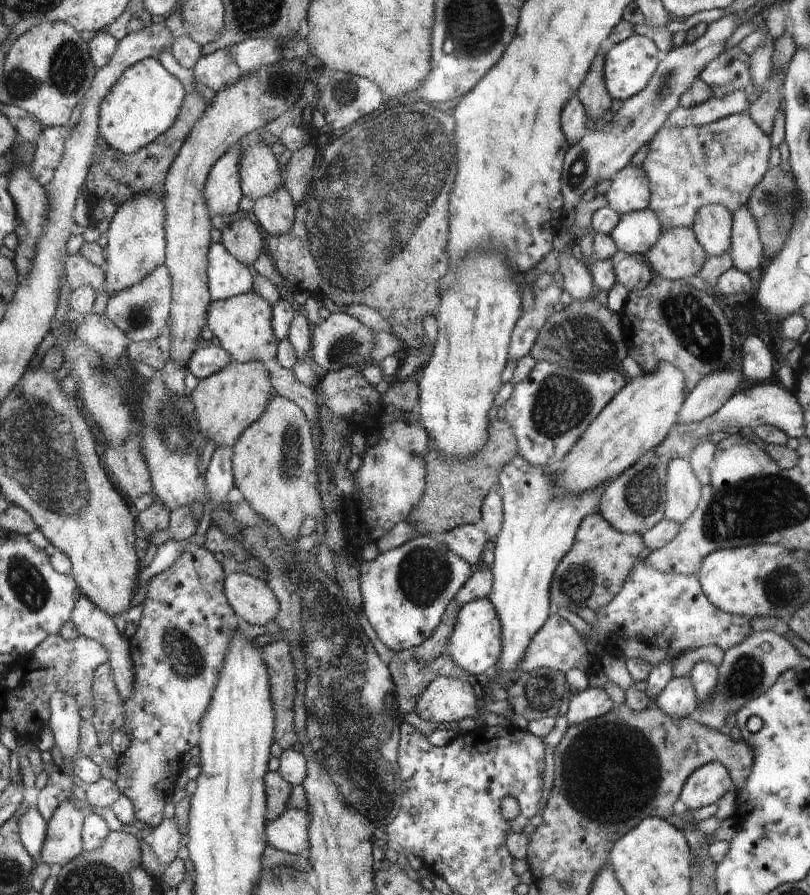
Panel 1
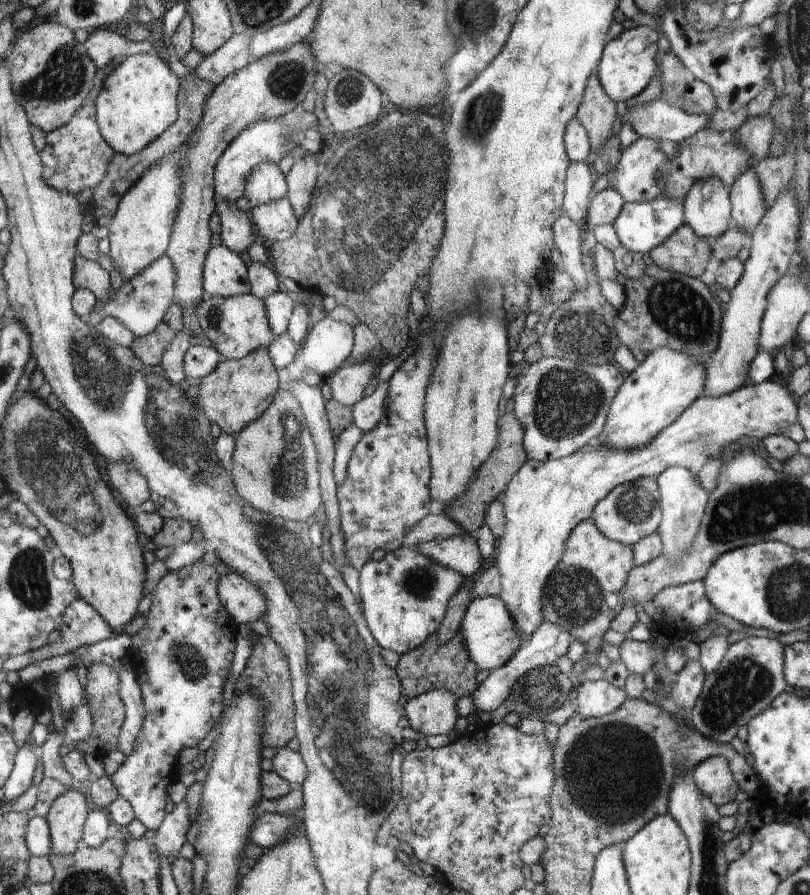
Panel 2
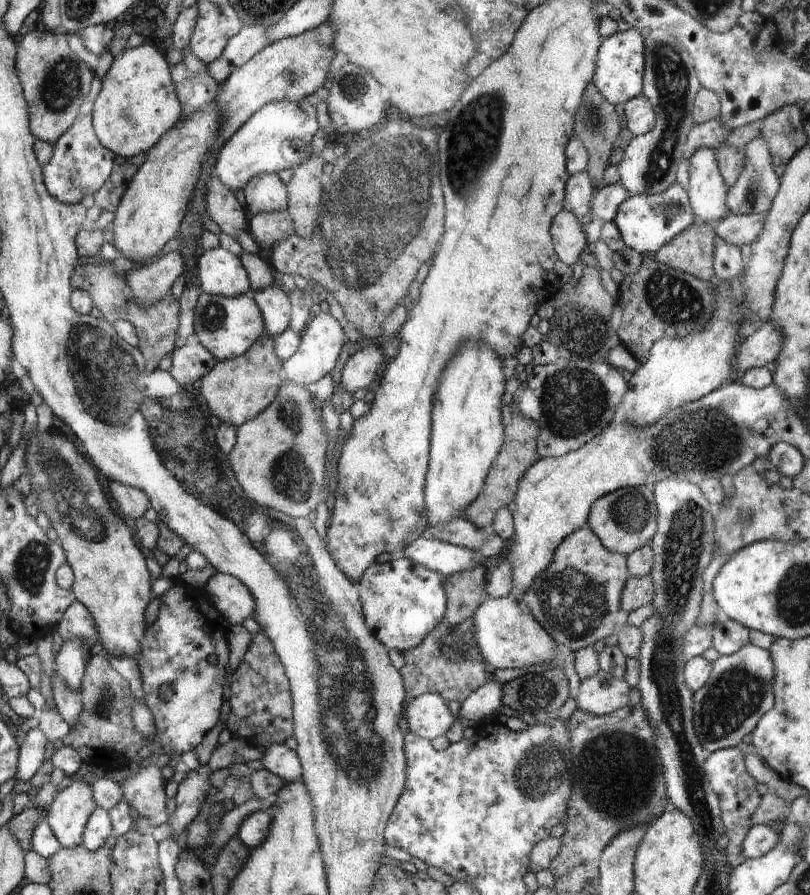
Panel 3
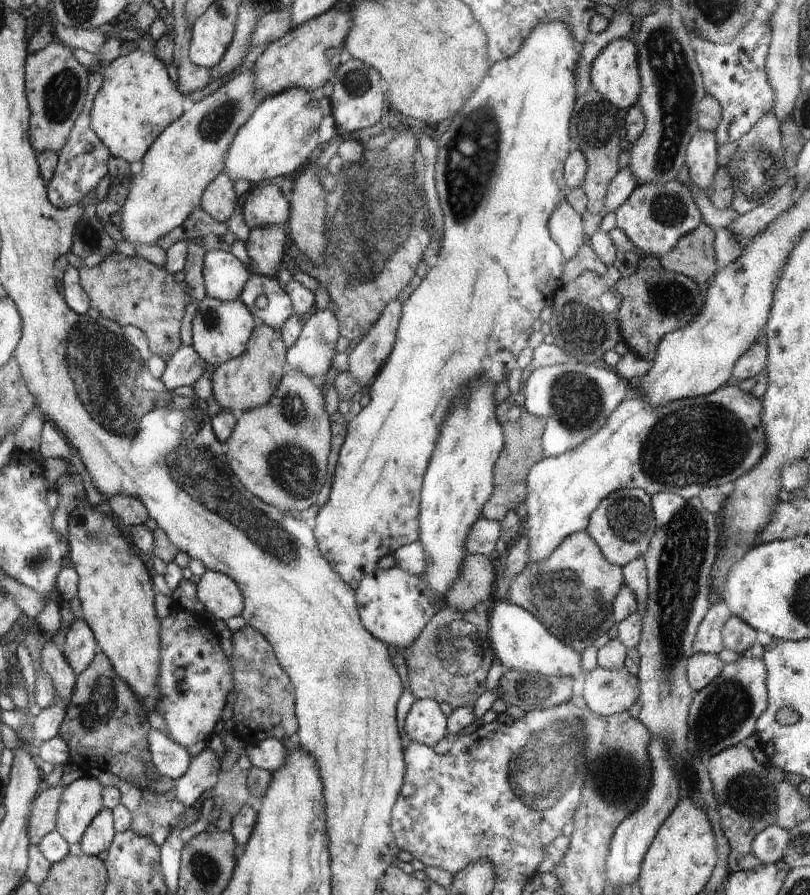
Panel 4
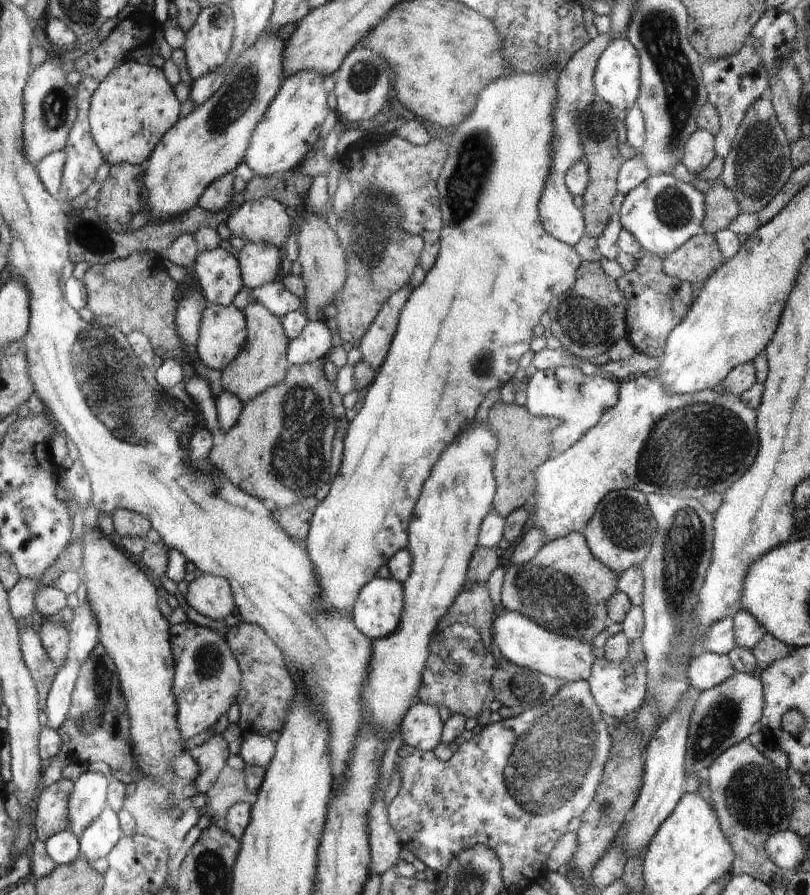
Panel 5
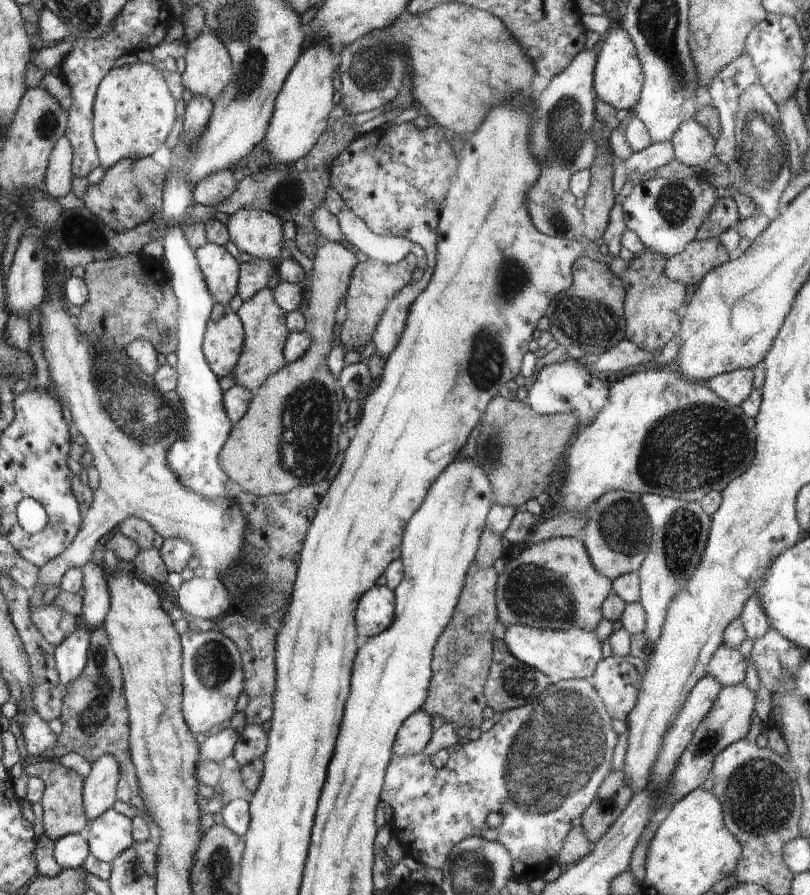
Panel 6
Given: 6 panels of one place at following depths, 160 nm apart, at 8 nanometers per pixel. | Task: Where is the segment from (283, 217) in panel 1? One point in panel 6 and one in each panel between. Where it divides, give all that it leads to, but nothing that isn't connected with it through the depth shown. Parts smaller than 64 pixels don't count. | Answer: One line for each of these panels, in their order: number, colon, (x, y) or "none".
2: (275, 221)
3: (267, 229)
4: (265, 245)
5: (260, 262)
6: (255, 275)

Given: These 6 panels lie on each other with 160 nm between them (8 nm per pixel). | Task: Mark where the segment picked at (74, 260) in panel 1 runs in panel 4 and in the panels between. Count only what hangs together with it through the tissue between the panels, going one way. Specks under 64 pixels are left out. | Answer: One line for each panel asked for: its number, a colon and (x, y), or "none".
2: (89, 275)
3: (157, 326)
4: (132, 291)

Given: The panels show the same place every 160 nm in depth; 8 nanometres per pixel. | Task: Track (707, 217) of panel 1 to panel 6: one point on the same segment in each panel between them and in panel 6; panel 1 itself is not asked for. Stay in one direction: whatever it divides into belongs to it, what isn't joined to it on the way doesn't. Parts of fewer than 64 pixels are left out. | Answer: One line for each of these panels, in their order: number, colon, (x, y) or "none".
2: (707, 211)
3: (706, 190)
4: (701, 152)
5: (698, 152)
6: (693, 145)

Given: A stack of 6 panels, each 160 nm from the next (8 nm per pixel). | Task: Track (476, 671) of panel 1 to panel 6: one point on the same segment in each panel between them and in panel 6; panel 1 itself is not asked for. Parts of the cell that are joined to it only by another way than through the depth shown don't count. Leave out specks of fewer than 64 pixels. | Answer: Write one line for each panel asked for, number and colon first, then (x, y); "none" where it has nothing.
2: (489, 633)
3: (508, 636)
4: (520, 642)
5: (521, 641)
6: (573, 653)

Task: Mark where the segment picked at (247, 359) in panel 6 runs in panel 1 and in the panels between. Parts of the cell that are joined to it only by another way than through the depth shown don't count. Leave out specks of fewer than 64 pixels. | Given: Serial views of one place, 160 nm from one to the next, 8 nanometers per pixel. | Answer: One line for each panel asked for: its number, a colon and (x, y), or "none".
1: (227, 402)
2: (238, 392)
3: (237, 389)
4: (248, 381)
5: (261, 364)

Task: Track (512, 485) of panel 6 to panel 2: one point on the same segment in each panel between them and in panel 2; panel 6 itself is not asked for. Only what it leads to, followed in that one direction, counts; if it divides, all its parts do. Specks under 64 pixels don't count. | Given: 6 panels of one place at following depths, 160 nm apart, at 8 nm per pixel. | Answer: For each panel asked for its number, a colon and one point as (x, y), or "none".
2: (469, 511)
3: (518, 453)
4: (522, 432)
5: (524, 440)

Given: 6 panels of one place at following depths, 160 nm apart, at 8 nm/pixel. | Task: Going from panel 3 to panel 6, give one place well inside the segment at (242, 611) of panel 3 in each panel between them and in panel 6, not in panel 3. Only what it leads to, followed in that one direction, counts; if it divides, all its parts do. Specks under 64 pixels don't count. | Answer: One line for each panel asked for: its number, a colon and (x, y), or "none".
4: (222, 598)
5: (209, 595)
6: (199, 597)

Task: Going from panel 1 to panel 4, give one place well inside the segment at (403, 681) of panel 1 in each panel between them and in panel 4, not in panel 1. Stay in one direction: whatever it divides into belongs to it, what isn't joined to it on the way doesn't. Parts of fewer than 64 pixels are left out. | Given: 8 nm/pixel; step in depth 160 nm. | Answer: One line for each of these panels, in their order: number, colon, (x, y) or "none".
2: (434, 664)
3: (448, 662)
4: (448, 662)

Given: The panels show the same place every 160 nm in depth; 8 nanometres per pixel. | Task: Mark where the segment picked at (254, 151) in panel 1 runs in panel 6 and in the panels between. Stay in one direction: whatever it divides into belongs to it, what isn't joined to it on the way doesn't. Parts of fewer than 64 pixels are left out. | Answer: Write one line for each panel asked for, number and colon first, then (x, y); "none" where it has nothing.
2: (266, 183)
3: (264, 194)
4: (263, 204)
5: (264, 220)
6: (254, 231)

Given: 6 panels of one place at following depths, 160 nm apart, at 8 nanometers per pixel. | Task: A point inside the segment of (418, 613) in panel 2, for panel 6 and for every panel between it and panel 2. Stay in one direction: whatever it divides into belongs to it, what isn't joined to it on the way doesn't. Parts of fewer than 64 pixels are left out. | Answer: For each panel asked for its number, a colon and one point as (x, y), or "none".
3: (403, 601)
4: (394, 607)
5: (377, 610)
6: (375, 610)

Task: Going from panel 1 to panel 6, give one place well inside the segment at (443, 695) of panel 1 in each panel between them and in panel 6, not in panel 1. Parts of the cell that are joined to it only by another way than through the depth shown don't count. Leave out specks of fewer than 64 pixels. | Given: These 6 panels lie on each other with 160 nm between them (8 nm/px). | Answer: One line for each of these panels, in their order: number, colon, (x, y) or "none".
2: (431, 713)
3: (428, 716)
4: (425, 723)
5: (421, 728)
6: (415, 733)

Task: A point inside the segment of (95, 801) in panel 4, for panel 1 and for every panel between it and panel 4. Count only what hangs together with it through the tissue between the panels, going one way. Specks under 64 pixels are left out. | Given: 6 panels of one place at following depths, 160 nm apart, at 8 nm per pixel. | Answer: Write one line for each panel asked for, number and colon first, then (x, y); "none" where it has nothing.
1: (63, 844)
2: (66, 817)
3: (71, 809)

